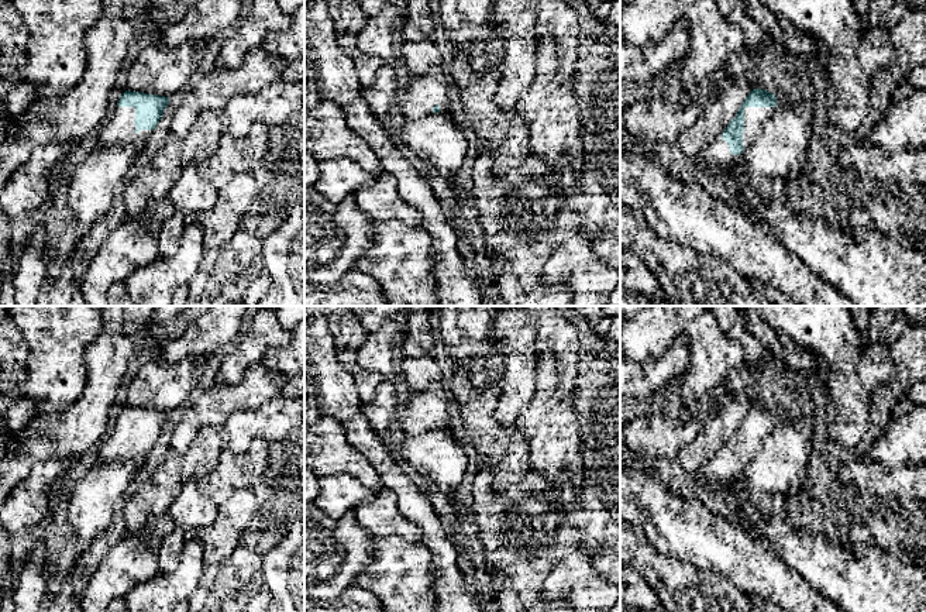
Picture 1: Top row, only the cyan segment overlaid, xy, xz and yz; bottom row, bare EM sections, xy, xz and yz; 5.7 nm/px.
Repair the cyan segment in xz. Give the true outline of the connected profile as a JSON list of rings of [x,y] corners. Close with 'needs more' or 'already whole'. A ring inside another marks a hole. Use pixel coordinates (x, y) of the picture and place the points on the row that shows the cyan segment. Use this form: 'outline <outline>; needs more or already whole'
outline [[[440,66],[421,75],[410,75],[399,93],[399,107],[406,120],[423,118],[434,113],[450,114],[450,82]]]; needs more

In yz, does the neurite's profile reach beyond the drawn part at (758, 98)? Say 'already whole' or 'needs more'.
needs more

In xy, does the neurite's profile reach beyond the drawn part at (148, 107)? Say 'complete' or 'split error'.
split error

